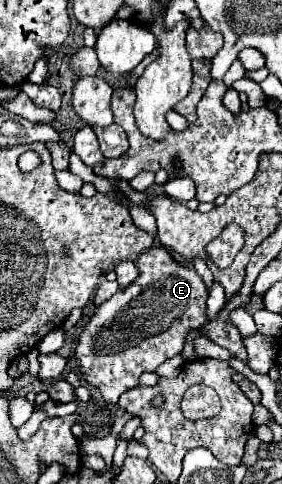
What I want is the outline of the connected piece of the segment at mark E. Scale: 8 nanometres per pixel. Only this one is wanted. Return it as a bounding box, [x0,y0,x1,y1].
[76,247,208,405]

